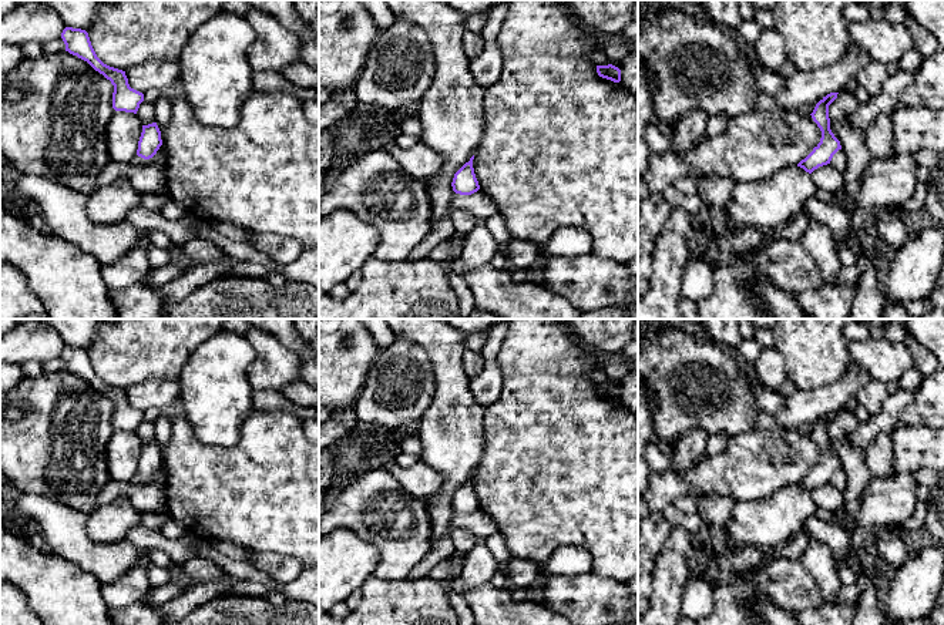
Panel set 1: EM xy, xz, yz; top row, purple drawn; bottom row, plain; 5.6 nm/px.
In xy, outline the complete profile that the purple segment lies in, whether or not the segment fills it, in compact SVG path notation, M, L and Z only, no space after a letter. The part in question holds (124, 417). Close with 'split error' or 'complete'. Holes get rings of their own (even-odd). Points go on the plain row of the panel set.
M65 346L61 352L65 370L87 380L114 404L112 427L137 433L144 413L131 407L125 390L104 383L95 373L88 352L81 347Z | complete

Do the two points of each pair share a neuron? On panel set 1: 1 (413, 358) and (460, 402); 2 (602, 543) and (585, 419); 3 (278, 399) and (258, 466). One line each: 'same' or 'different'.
1: different
2: same
3: different

